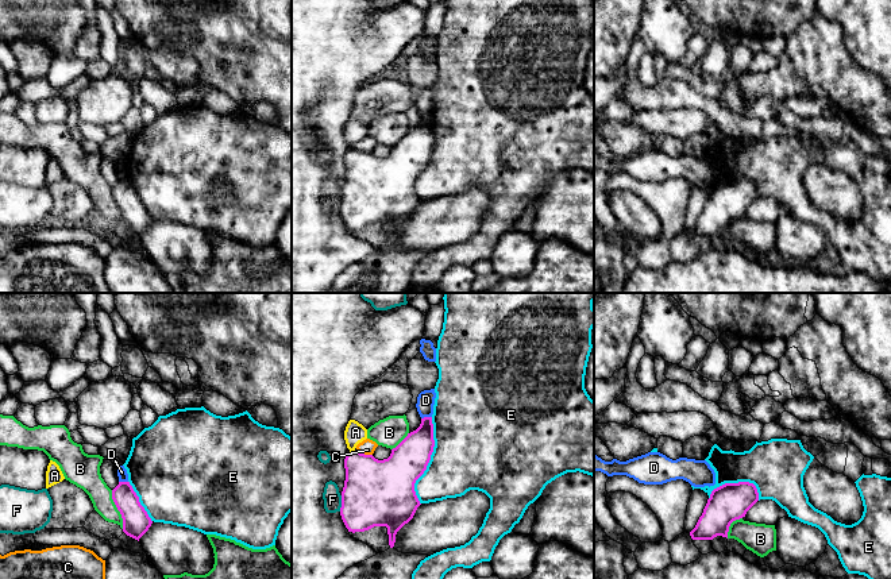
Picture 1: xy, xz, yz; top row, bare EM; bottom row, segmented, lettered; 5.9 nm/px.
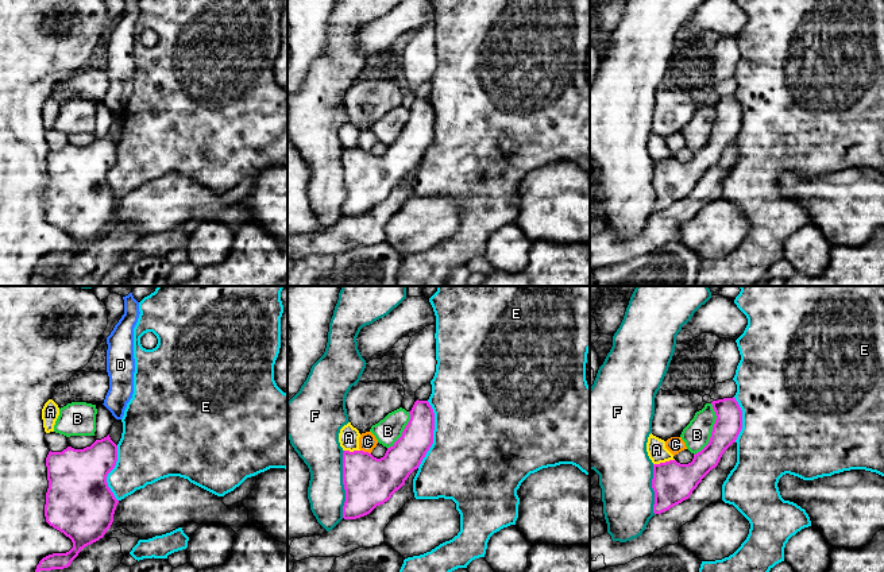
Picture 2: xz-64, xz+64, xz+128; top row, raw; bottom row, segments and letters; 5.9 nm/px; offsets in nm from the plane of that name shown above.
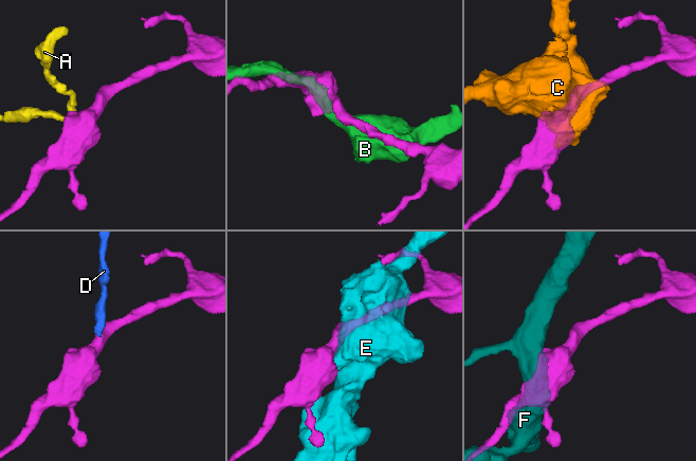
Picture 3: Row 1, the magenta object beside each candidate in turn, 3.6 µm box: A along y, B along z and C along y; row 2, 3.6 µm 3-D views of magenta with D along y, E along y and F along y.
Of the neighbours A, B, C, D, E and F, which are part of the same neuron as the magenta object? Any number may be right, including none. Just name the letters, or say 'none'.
none

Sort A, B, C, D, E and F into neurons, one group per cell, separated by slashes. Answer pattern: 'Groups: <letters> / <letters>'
Groups: A / B / C / D / E / F

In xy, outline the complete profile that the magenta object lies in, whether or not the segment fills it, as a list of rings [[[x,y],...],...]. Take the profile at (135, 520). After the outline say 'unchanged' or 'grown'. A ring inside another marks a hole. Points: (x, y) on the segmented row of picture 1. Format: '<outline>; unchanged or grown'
[[[119,482],[112,490],[112,499],[123,518],[123,532],[138,540],[148,530],[153,521],[139,502],[130,482]]]; unchanged

